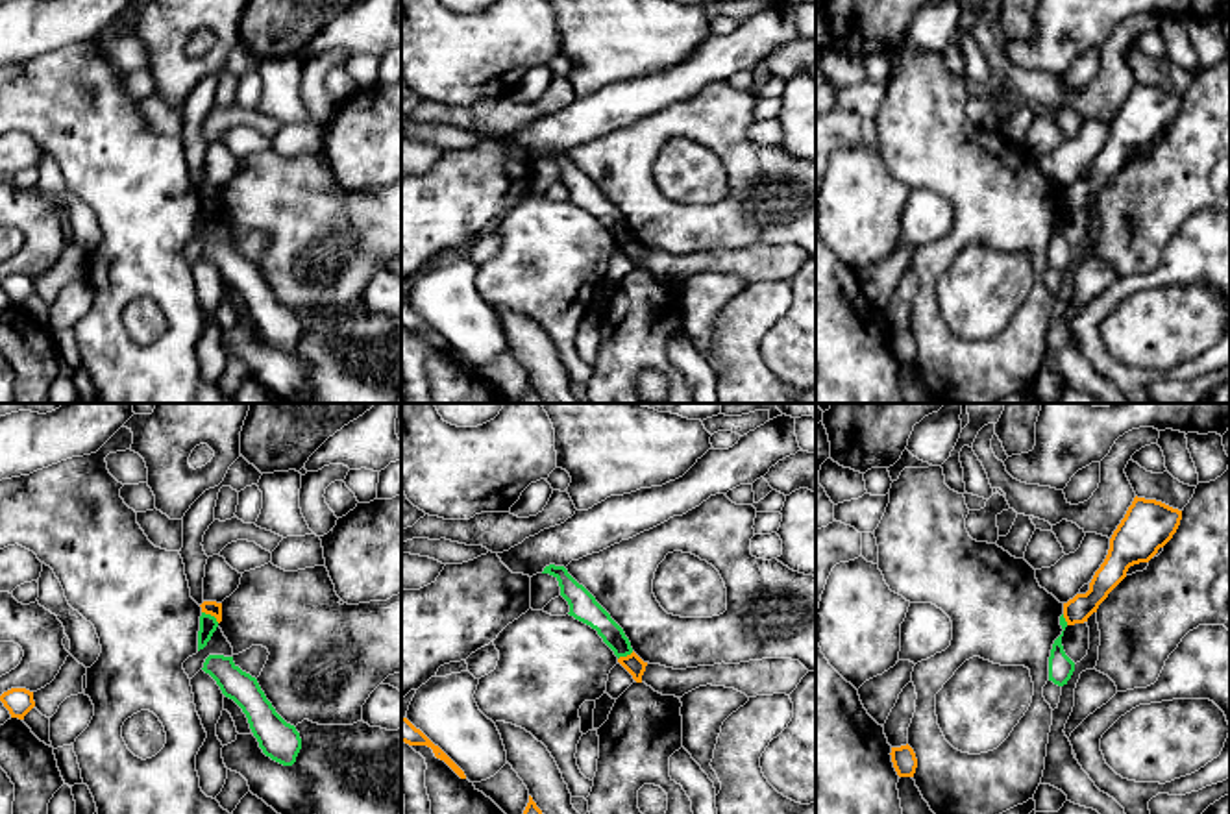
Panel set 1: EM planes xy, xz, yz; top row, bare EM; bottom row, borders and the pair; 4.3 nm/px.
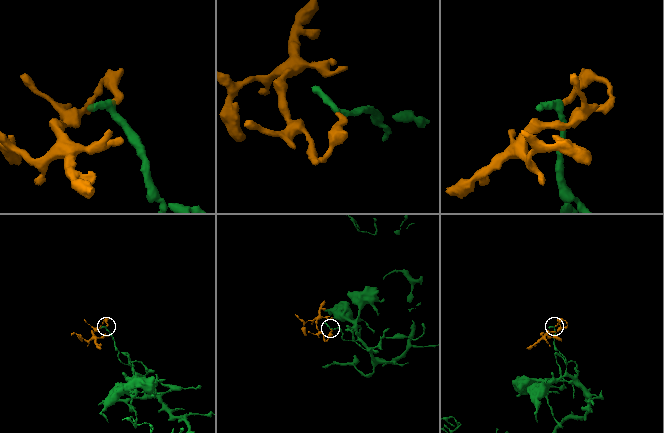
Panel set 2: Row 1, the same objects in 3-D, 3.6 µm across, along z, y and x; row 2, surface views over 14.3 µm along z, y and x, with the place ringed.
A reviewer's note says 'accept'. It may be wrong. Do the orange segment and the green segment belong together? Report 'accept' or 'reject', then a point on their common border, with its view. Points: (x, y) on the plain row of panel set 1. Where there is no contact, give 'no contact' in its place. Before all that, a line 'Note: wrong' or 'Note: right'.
Note: wrong
reject; contact xy (211, 200)

